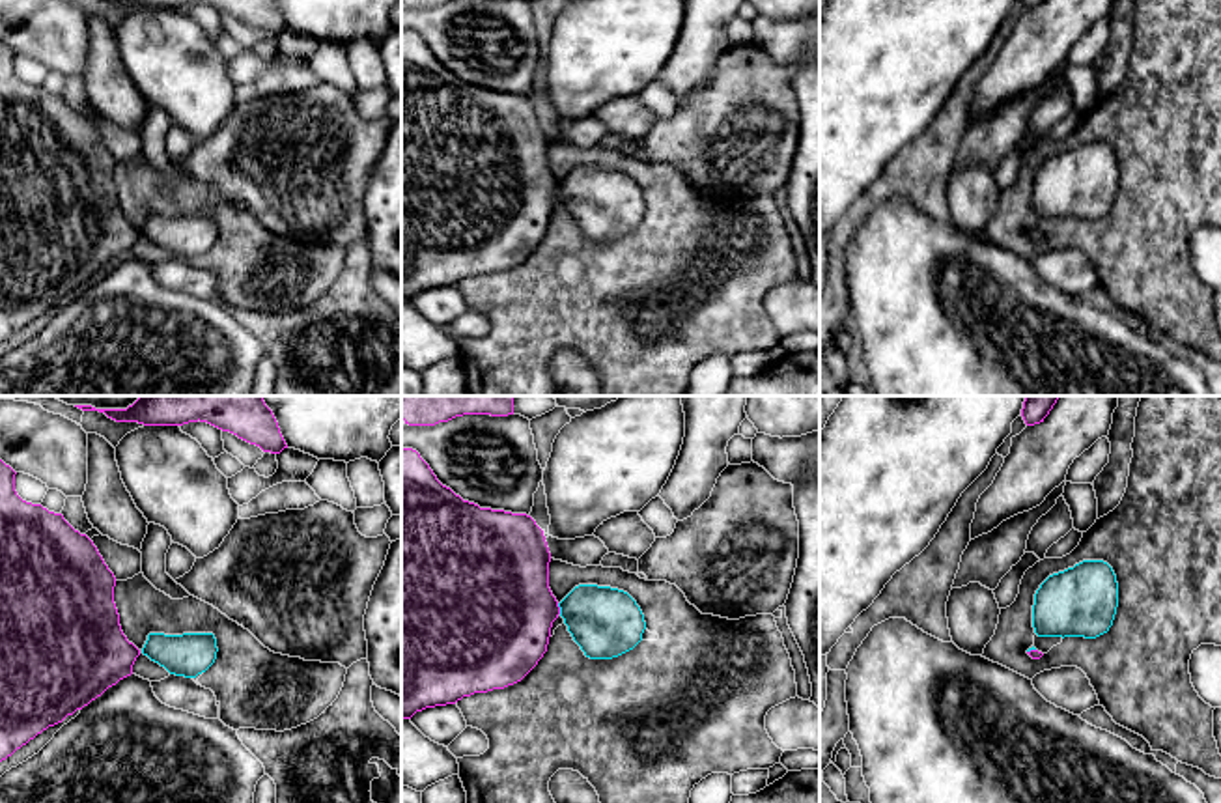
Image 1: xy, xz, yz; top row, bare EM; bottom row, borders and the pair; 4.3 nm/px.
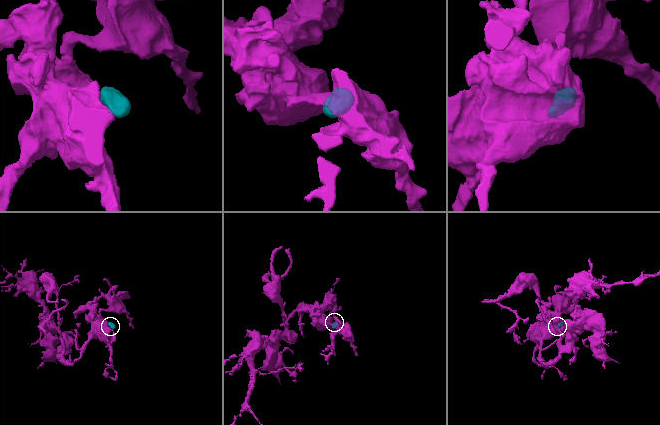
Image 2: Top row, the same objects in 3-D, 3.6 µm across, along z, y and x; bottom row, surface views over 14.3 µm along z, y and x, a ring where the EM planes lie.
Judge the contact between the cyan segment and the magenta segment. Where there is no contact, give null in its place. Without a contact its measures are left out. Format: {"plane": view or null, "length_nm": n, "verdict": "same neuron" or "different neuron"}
{"plane": "xz", "length_nm": 50, "verdict": "same neuron"}

